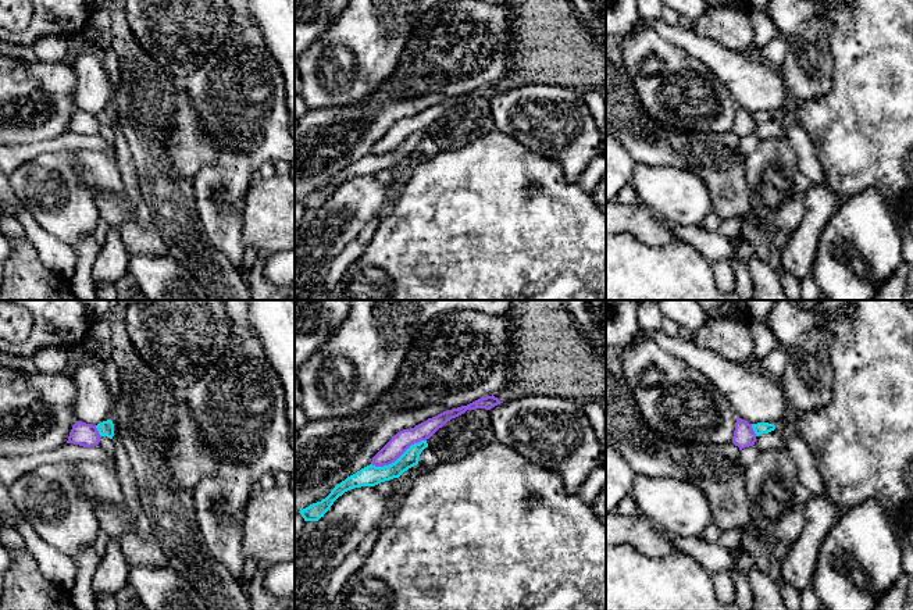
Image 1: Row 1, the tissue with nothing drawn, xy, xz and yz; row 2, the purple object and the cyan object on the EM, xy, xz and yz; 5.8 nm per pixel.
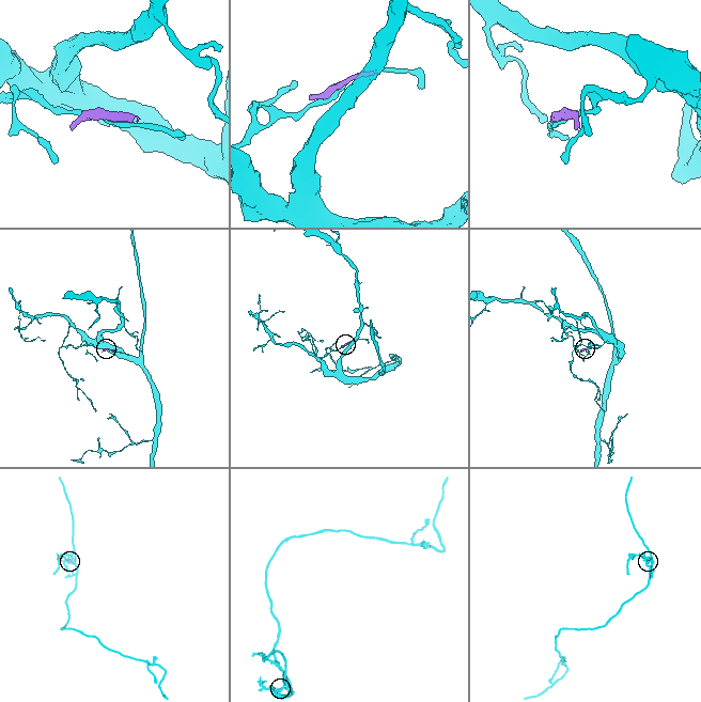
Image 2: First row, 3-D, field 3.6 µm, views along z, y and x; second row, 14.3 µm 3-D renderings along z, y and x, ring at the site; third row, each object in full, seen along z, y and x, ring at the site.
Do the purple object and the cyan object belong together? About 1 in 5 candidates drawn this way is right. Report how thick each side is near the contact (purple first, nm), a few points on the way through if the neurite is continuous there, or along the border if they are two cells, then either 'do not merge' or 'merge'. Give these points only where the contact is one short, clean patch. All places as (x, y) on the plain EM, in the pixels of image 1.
calibres 110 and 120 nm; do not merge

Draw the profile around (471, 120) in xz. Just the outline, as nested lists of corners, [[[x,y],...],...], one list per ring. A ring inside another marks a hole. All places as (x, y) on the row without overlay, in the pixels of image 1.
[[[467,99],[439,117],[429,128],[428,136],[441,151],[467,146],[496,131],[491,115],[489,99]]]

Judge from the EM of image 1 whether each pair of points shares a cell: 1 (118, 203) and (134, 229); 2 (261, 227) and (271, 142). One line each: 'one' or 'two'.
1: one
2: two

